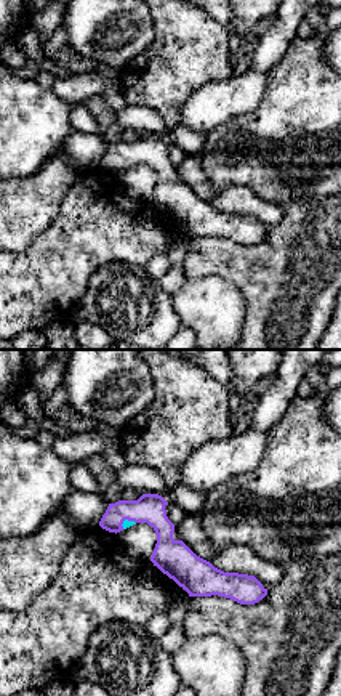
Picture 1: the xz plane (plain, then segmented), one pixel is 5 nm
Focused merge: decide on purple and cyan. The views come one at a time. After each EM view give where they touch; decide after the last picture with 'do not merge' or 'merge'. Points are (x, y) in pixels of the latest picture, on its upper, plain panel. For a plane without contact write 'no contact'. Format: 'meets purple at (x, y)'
meets purple at (127, 159)

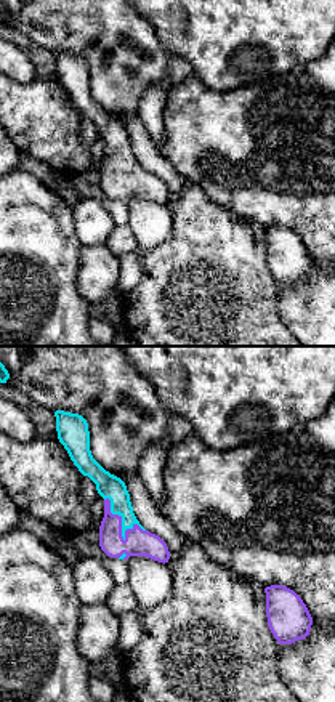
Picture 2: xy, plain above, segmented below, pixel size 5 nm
meets purple at (121, 164)

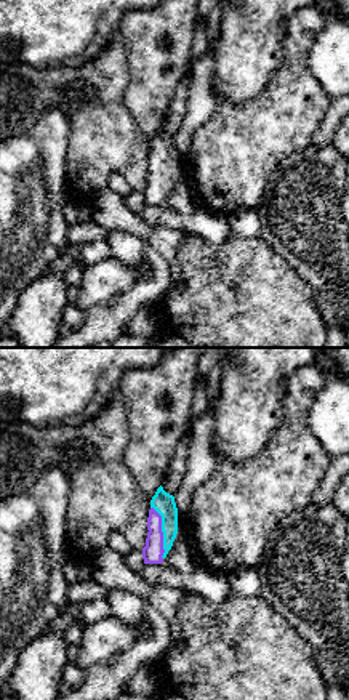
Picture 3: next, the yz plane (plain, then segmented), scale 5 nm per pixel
meets purple at (162, 173)

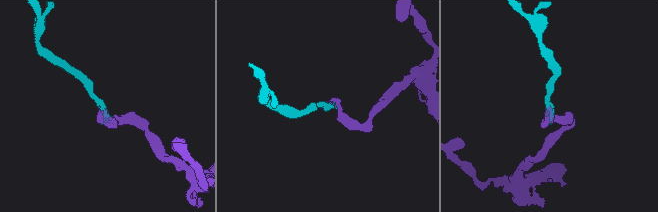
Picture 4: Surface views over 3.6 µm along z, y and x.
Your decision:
merge

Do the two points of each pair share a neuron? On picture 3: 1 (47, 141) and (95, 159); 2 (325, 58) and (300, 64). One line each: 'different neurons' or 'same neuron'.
1: different neurons
2: different neurons

